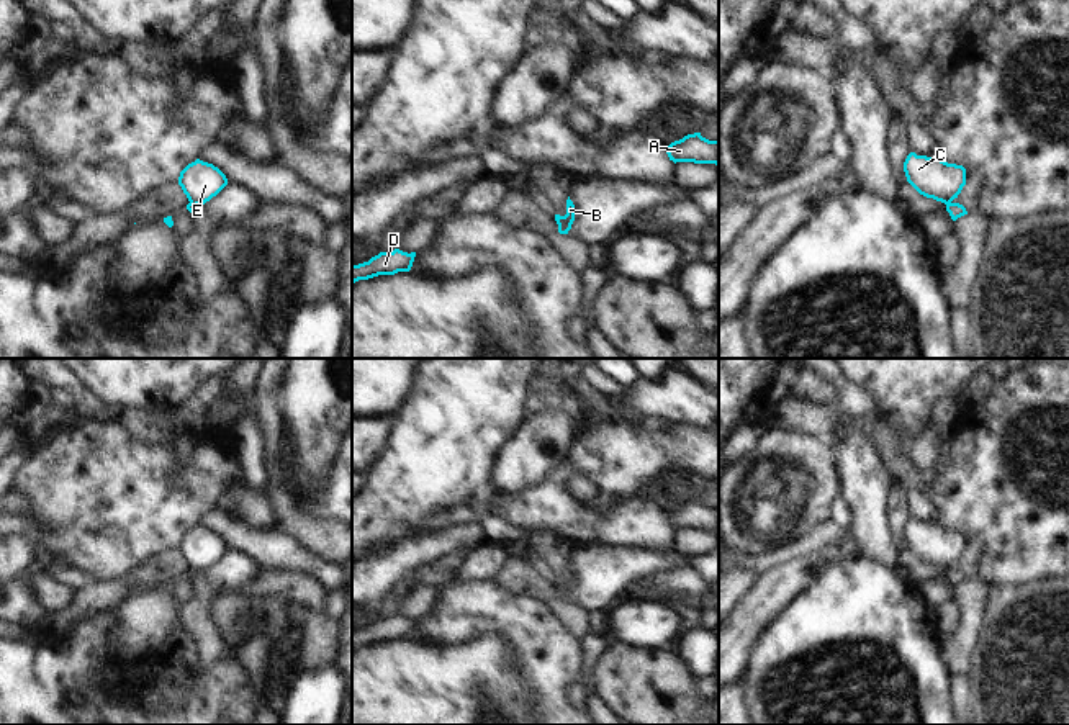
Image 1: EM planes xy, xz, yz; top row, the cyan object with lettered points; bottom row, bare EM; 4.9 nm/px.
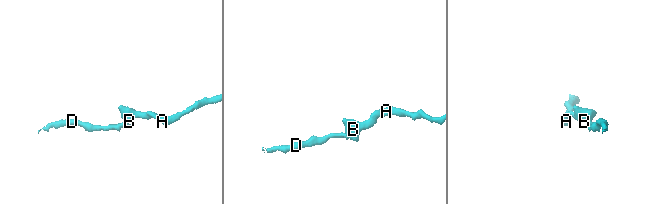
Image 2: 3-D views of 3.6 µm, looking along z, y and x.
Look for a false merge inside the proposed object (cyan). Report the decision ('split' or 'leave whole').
split

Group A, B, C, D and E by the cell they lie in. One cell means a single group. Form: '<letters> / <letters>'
A B C E / D

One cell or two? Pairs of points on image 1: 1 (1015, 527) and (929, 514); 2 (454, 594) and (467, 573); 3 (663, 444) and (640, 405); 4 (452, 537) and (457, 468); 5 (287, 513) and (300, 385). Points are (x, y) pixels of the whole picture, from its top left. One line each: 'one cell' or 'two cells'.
1: two cells
2: two cells
3: two cells
4: two cells
5: two cells

